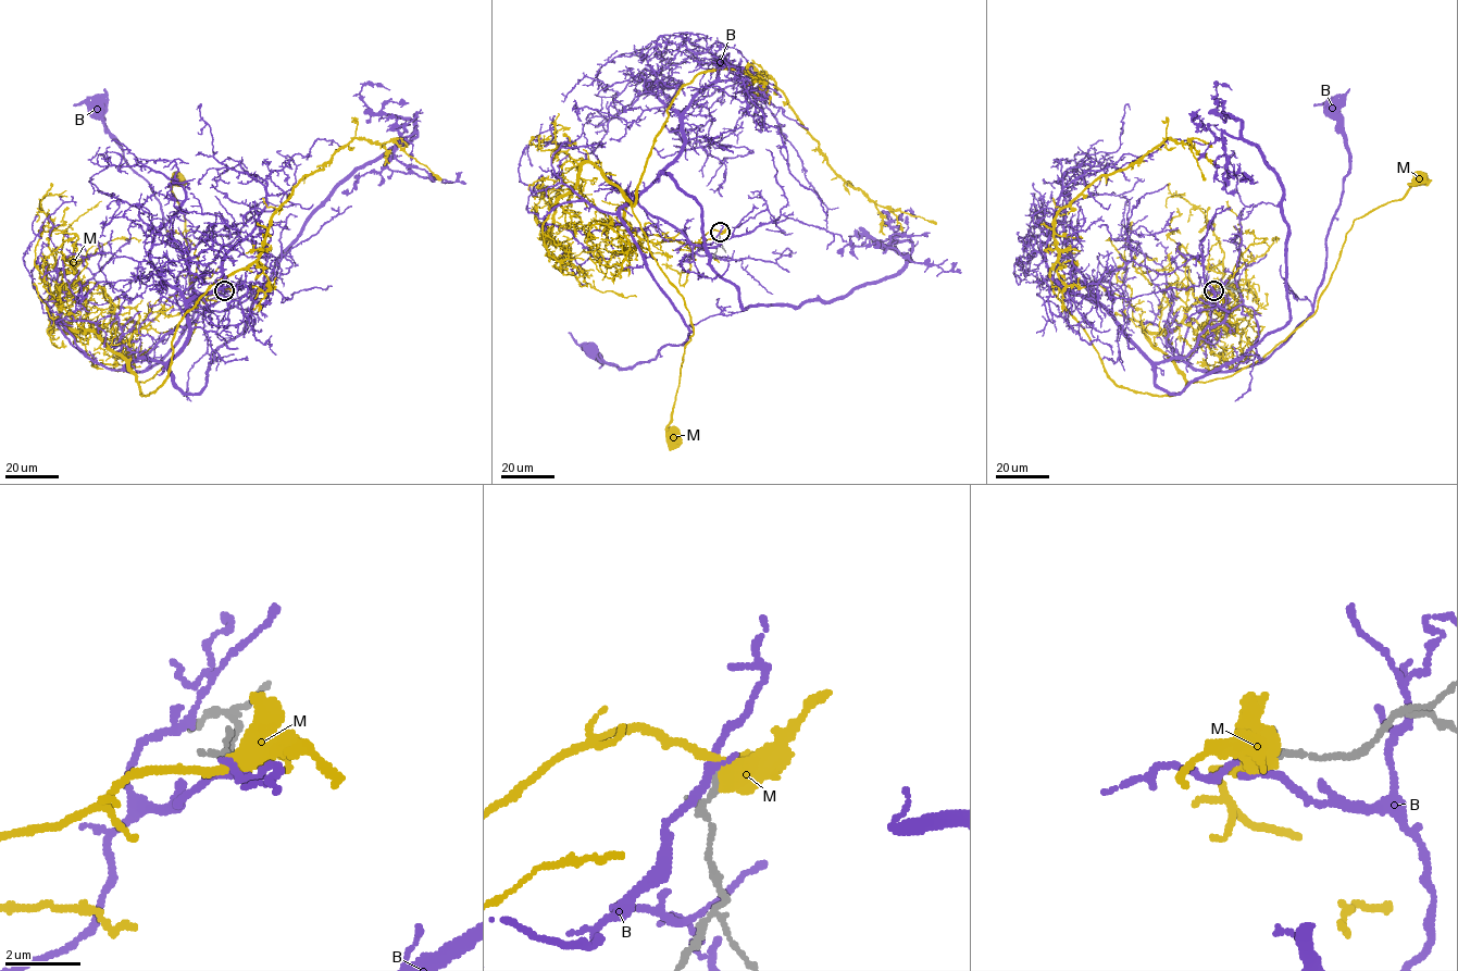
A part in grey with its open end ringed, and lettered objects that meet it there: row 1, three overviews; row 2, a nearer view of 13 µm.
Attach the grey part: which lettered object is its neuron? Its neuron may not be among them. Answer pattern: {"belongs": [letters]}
{"belongs": []}

